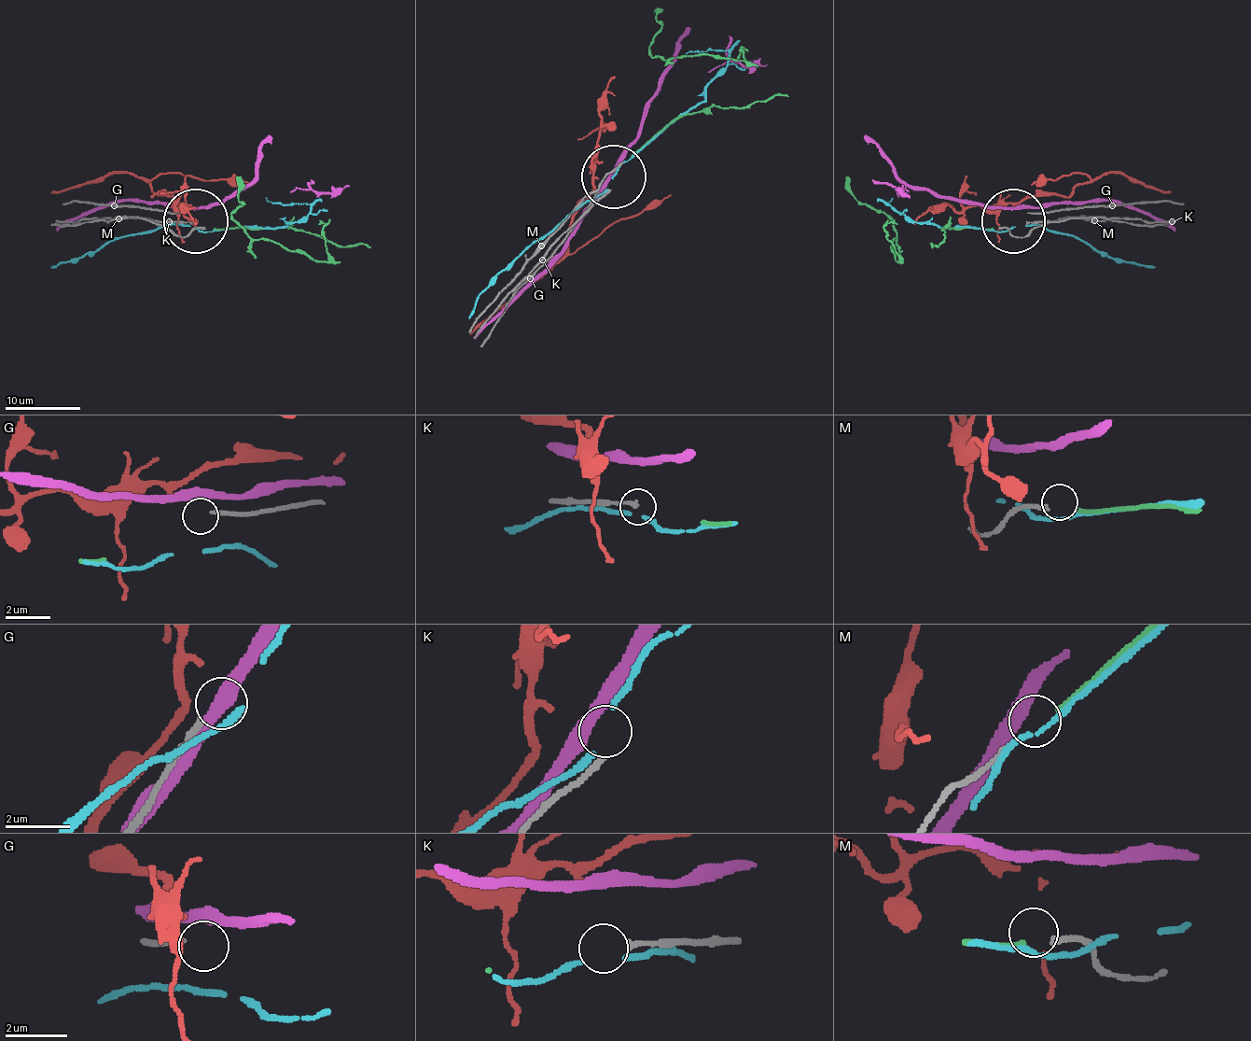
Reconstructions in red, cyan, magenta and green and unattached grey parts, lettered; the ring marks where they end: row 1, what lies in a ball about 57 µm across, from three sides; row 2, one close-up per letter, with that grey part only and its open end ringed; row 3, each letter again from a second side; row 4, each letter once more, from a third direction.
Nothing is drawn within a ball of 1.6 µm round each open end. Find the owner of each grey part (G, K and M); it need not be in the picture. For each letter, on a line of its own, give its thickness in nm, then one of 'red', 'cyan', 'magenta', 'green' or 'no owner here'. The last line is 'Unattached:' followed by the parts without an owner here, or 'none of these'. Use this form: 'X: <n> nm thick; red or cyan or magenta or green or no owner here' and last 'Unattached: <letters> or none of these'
G: 160 nm thick; no owner here
K: 150 nm thick; no owner here
M: 160 nm thick; green
Unattached: G, K

